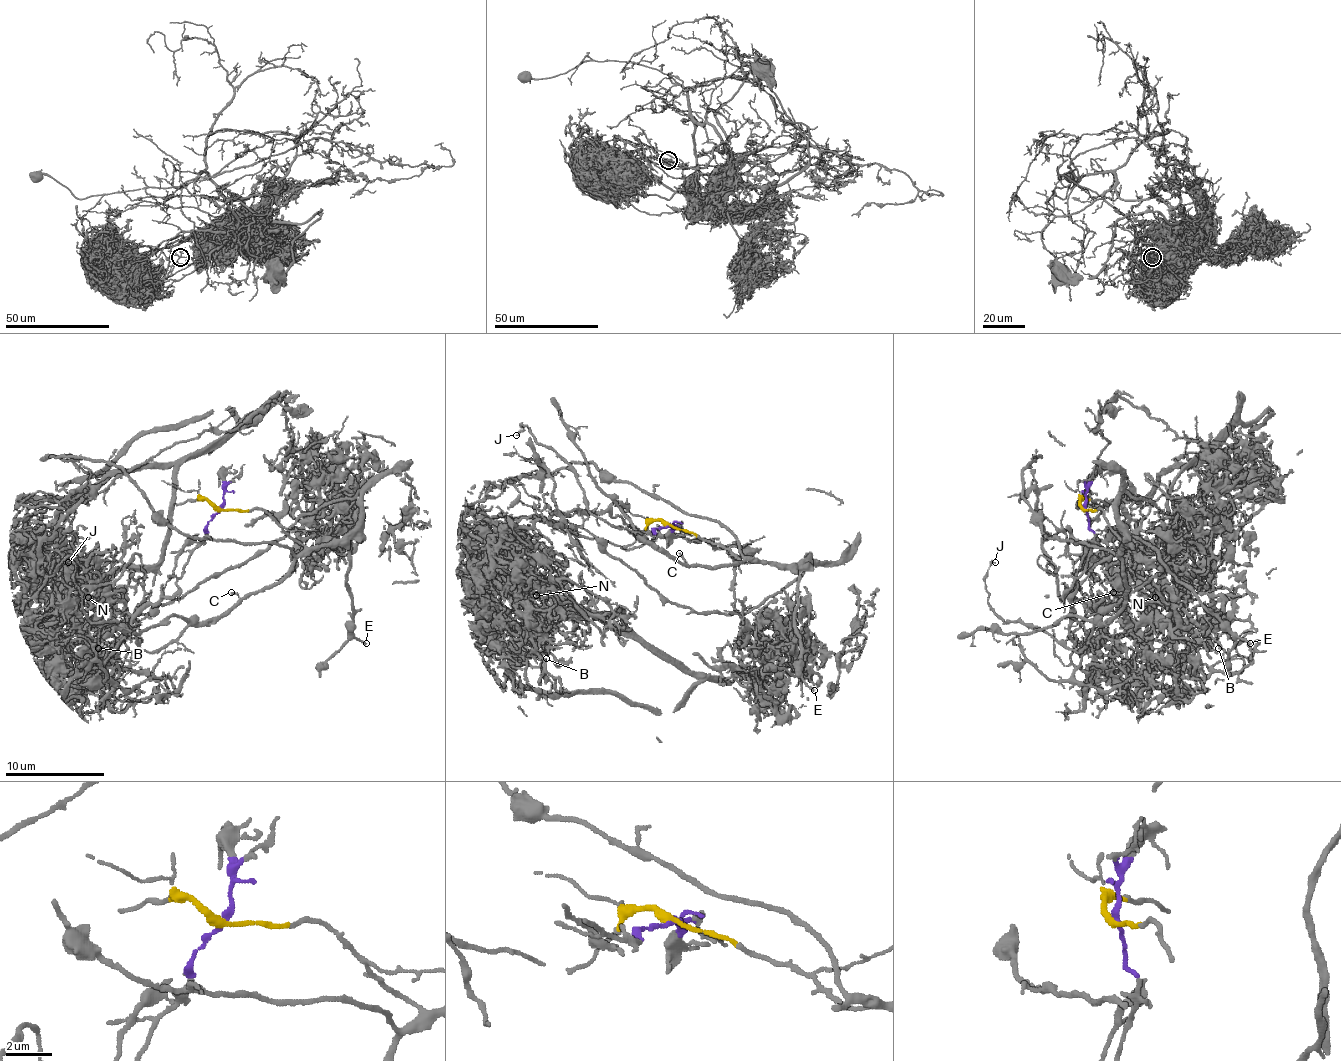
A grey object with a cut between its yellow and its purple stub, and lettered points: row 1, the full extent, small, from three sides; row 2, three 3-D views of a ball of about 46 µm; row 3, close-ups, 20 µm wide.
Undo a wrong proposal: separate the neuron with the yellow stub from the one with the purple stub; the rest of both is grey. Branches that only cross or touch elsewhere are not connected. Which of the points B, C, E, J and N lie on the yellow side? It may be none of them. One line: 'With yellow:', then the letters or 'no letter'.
With yellow: C, E, J

